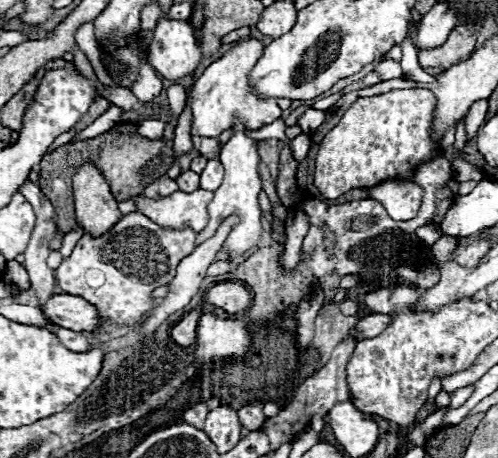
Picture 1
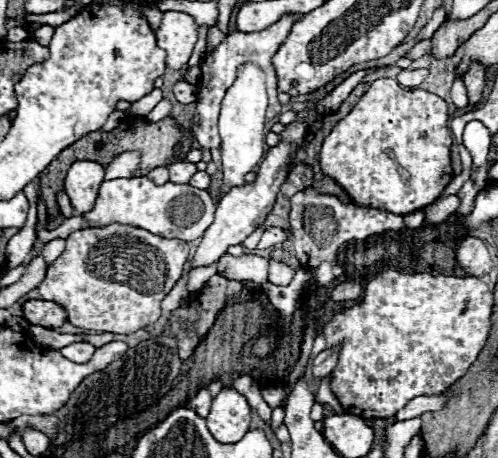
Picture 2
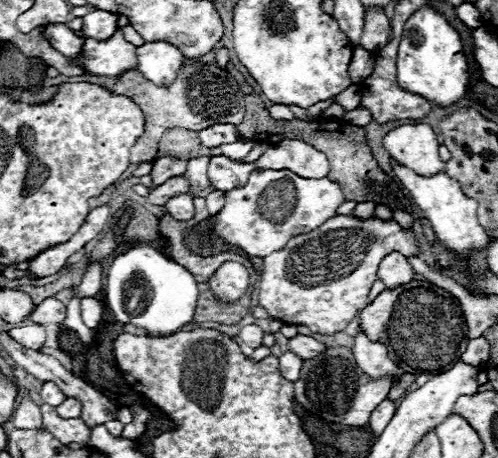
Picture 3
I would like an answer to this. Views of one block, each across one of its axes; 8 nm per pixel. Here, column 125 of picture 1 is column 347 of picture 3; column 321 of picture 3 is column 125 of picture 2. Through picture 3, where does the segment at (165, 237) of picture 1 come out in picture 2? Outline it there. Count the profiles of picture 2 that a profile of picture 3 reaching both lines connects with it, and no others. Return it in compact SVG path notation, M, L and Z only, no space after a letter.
M122 224L76 230L68 236L64 252L48 266L38 292L42 300L58 302L76 328L132 334L160 318L160 302L182 276L186 262L184 240L160 238Z

